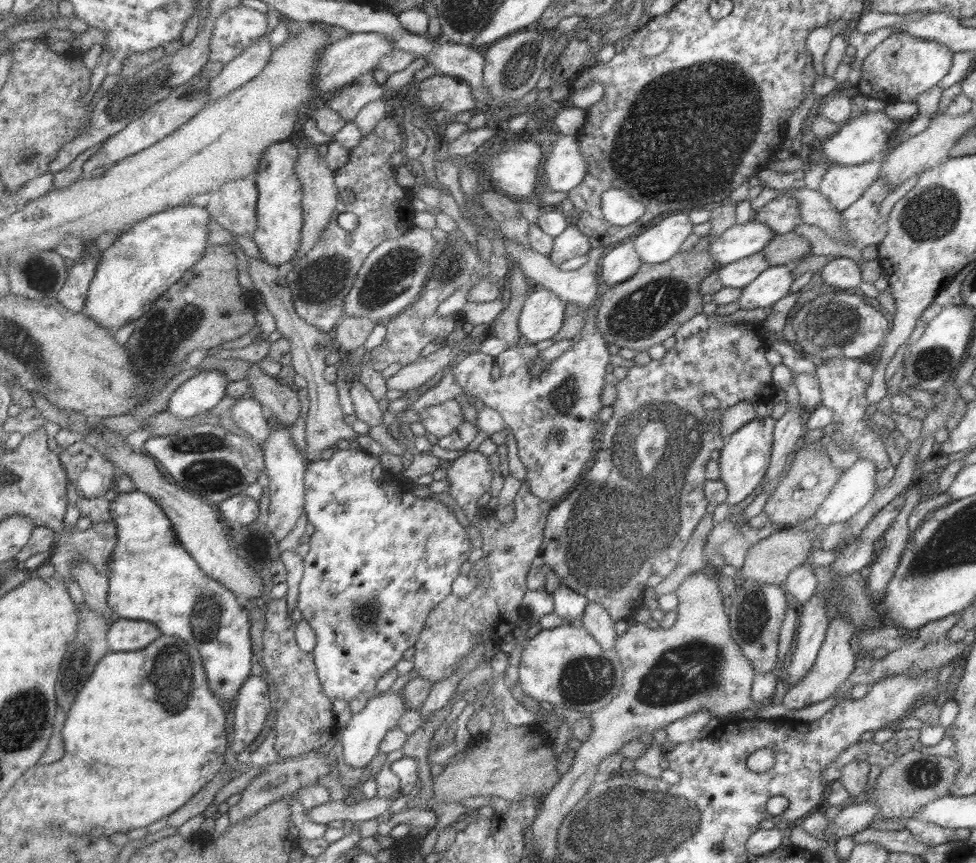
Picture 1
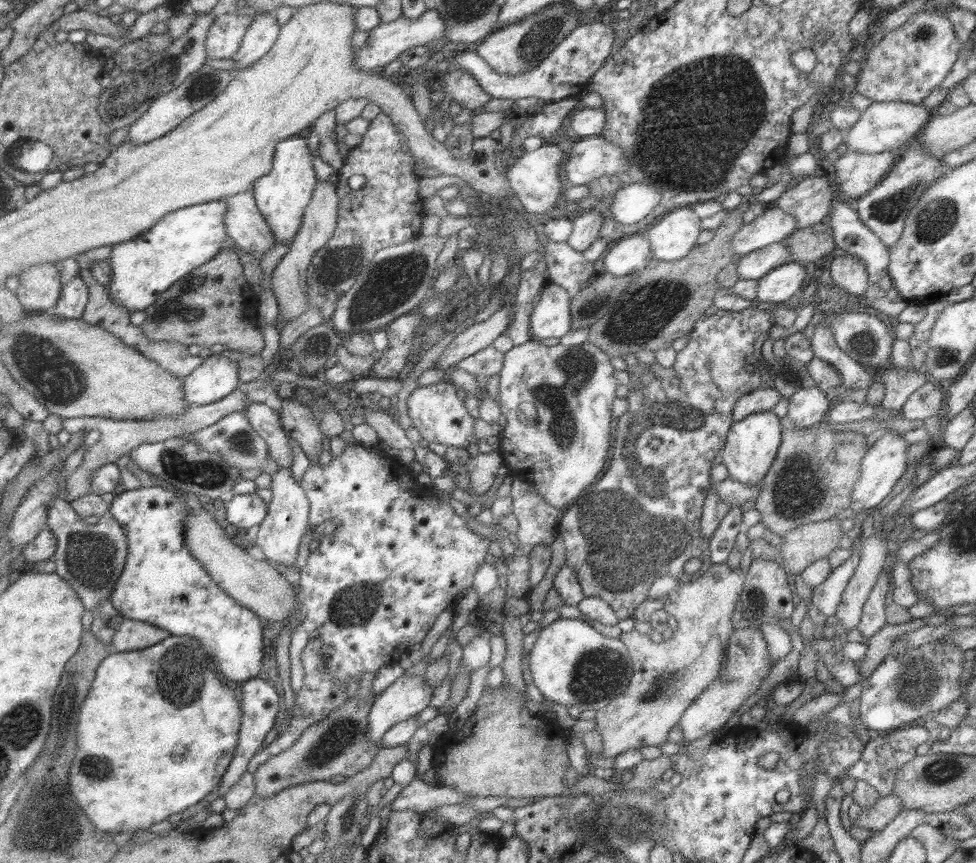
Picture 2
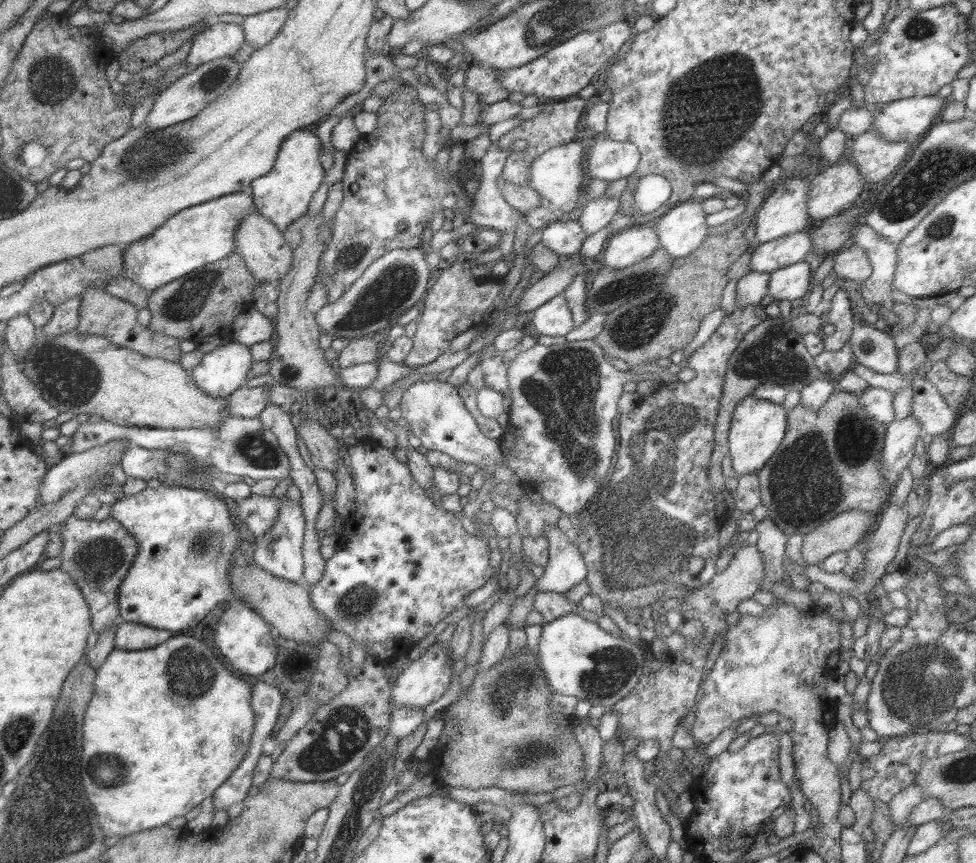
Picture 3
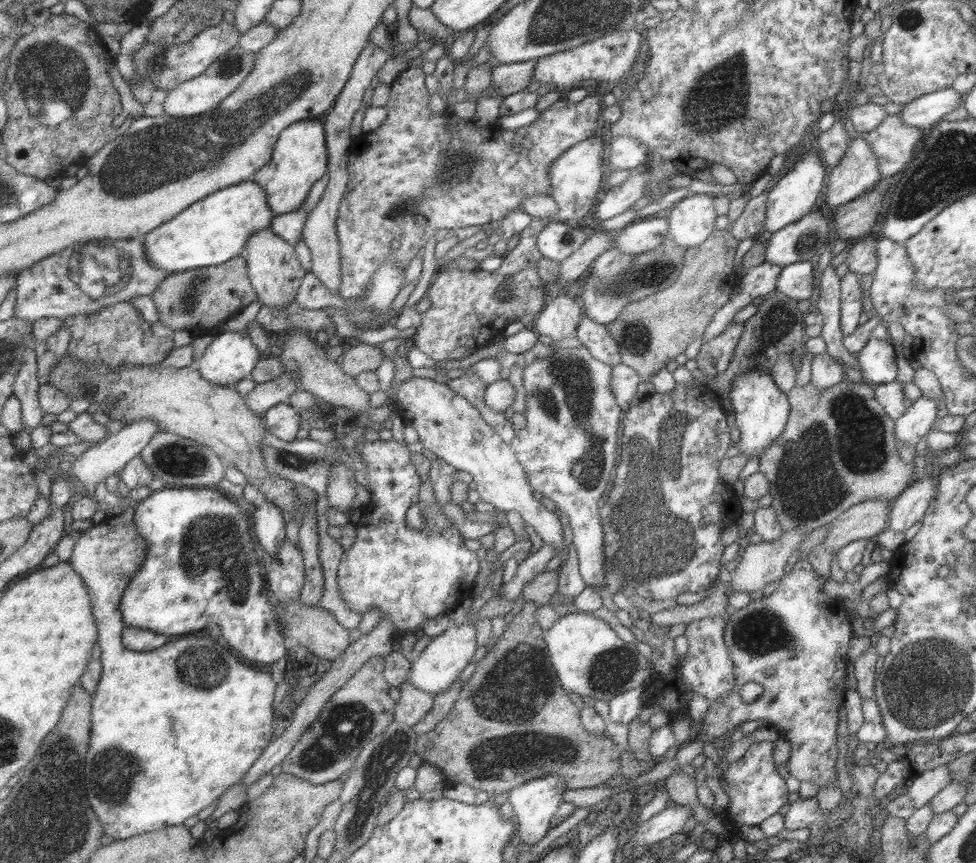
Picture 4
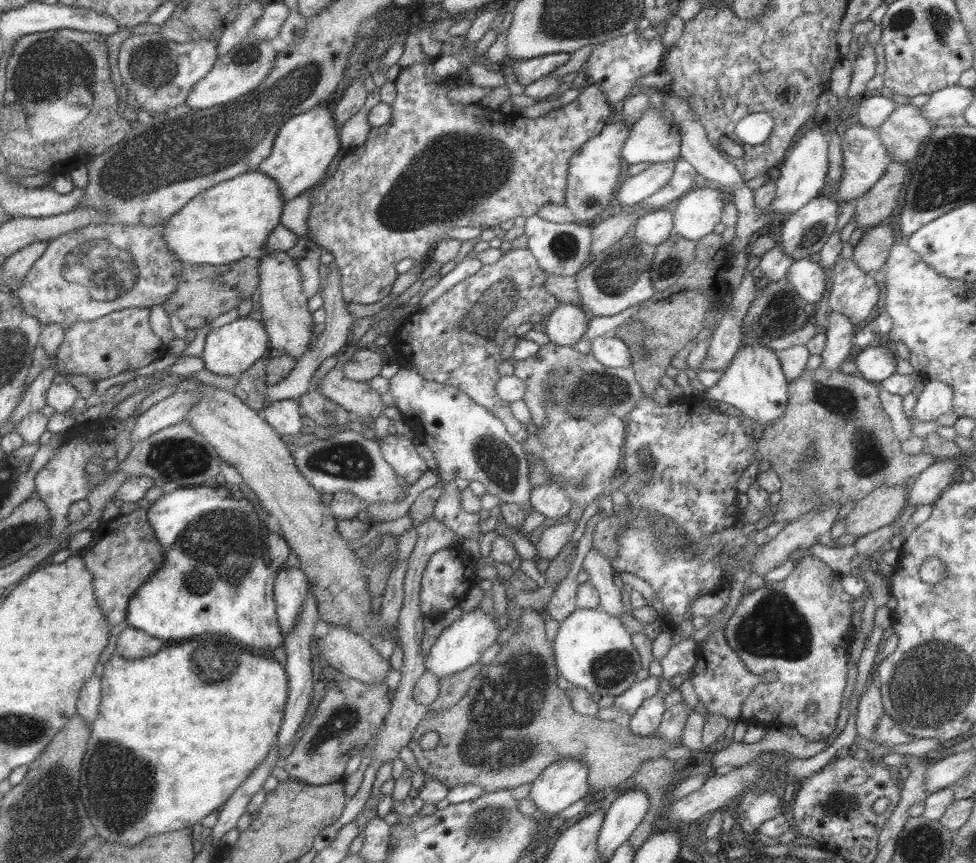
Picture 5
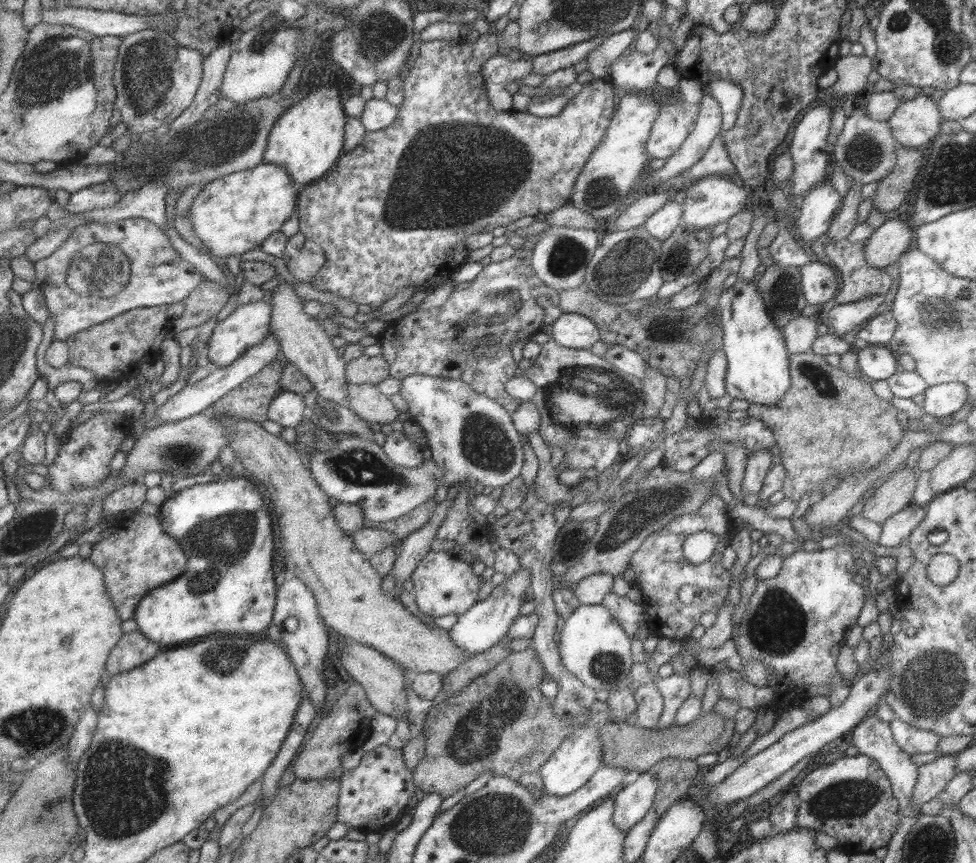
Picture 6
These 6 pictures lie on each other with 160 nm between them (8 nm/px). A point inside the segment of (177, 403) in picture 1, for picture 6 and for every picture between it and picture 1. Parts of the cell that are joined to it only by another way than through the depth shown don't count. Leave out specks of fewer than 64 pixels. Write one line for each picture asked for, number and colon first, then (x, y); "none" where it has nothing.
2: (217, 376)
3: (222, 371)
4: (230, 357)
5: (228, 350)
6: (247, 324)

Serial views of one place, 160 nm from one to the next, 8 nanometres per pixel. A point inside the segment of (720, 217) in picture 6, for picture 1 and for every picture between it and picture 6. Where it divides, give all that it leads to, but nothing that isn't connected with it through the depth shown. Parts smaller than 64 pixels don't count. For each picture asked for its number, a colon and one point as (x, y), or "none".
1: (659, 241)
2: (674, 235)
3: (681, 229)
4: (690, 221)
5: (695, 214)

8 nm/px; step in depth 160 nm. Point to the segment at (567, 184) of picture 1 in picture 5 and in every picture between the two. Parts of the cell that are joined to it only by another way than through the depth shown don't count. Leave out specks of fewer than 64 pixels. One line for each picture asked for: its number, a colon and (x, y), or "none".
2: (591, 157)
3: (607, 159)
4: (621, 153)
5: (651, 139)

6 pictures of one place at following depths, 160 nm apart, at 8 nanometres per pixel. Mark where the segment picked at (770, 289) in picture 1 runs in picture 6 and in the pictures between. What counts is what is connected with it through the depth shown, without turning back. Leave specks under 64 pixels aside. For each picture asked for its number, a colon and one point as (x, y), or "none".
2: (783, 282)
3: (790, 282)
4: (798, 280)
5: (807, 278)
6: (818, 281)

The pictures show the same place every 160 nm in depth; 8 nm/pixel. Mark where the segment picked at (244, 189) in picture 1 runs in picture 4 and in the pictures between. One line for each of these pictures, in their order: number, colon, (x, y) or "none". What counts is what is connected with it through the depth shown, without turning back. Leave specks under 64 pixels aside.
2: (245, 226)
3: (267, 255)
4: (272, 265)

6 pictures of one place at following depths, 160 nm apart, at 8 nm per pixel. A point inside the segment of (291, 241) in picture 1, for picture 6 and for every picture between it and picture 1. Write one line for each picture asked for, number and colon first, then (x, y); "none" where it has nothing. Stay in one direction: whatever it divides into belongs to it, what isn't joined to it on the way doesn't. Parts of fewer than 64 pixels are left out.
2: (281, 195)
3: (283, 194)
4: (299, 157)
5: (303, 148)
6: (307, 139)

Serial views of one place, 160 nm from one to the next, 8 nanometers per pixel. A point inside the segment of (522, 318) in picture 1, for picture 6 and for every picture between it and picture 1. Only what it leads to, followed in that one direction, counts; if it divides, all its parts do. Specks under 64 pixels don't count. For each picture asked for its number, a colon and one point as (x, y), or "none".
2: (550, 317)
3: (553, 318)
4: (558, 319)
5: (566, 324)
6: (570, 330)

